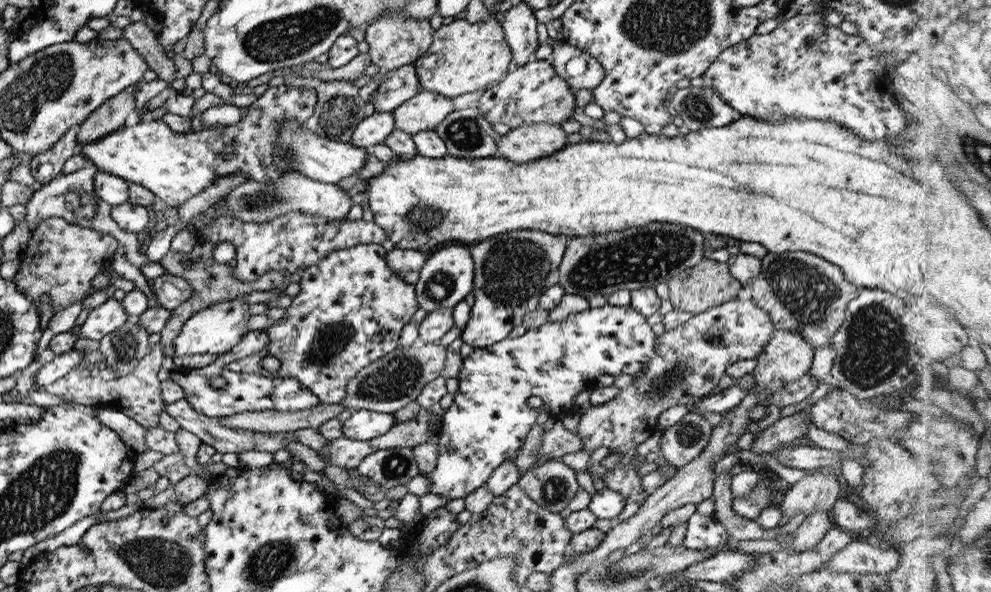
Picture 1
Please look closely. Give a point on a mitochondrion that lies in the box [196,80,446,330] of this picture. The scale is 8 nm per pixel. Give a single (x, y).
(259, 201)

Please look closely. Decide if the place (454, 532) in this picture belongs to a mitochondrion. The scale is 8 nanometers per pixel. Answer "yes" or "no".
no

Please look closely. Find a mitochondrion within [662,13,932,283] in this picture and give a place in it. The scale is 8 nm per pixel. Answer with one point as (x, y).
(696, 107)

